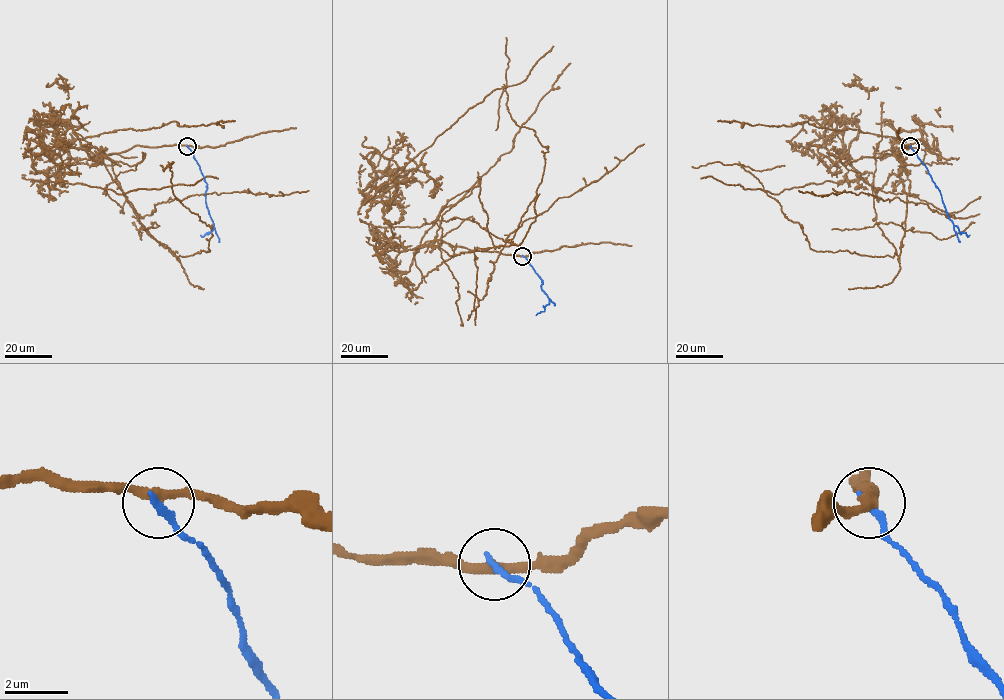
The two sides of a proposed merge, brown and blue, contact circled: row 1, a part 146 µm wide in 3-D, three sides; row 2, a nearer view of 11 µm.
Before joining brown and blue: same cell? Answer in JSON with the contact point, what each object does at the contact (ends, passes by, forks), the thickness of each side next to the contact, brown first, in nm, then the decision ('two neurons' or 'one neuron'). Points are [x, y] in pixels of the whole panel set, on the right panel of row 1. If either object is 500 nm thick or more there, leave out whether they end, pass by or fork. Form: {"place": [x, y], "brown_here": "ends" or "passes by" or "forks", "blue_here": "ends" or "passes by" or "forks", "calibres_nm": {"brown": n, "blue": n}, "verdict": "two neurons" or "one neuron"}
{"place": [910, 146], "brown_here": "passes by", "blue_here": "ends", "calibres_nm": {"brown": 300, "blue": 240}, "verdict": "two neurons"}

